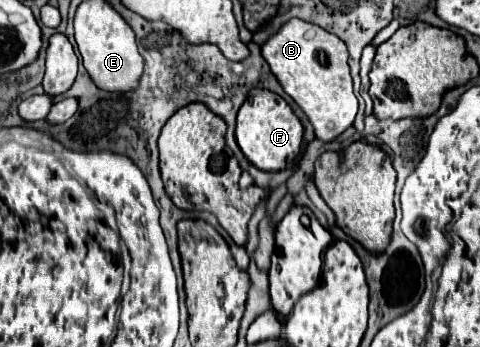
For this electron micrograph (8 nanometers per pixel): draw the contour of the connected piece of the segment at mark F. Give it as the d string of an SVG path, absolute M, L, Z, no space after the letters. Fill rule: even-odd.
M266 89L250 91L238 111L236 141L242 153L246 155L246 159L262 171L282 171L286 167L292 167L300 153L302 133L304 133L304 127L300 119L294 115L294 111L290 109L290 105L282 97ZM248 125L252 125L252 129Z

